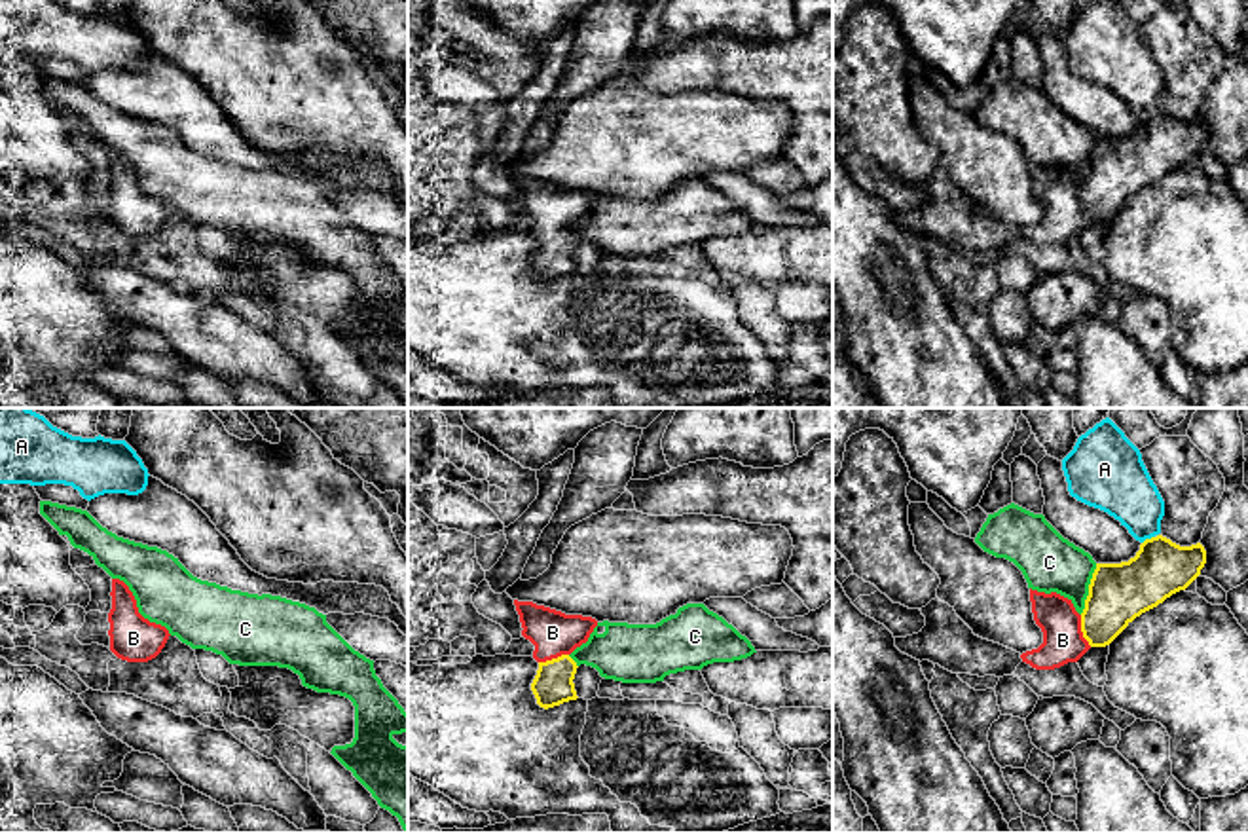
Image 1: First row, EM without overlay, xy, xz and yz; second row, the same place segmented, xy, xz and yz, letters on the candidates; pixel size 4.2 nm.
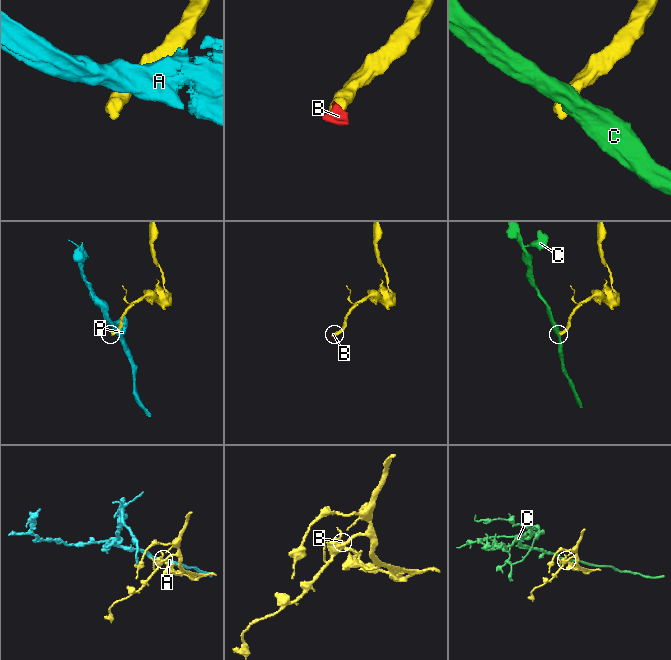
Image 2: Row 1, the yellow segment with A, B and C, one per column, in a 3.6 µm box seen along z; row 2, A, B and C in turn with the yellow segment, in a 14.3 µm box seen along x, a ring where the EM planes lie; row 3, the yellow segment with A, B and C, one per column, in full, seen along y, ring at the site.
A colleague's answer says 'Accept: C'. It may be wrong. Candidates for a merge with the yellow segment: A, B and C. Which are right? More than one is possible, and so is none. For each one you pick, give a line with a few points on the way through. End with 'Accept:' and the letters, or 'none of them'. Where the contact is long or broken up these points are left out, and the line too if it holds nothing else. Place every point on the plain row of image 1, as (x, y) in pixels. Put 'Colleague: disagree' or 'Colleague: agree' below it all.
B: Path across: yz (1118, 167), (1082, 205), (1063, 215)
Accept: B
Colleague: disagree

